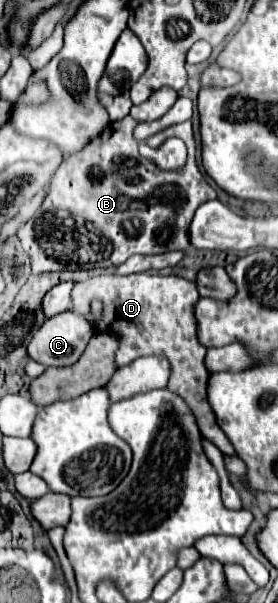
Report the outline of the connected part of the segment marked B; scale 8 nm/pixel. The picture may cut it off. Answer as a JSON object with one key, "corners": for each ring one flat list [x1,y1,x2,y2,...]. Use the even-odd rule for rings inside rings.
{"corners":[[131,116,111,122,99,138,91,140,81,152,73,154,57,168,41,212,35,212,35,216,17,232,35,274,111,268,123,264,133,254,185,252,191,248,189,226,193,214,203,202,215,198,215,190,197,168,193,124,191,120,173,124,147,140,149,146,159,148,167,138,181,138,187,146,187,166,183,168,183,174,159,170,149,158,143,158,133,140,135,126,137,122],[57,210,69,212,69,224,55,224]]}

